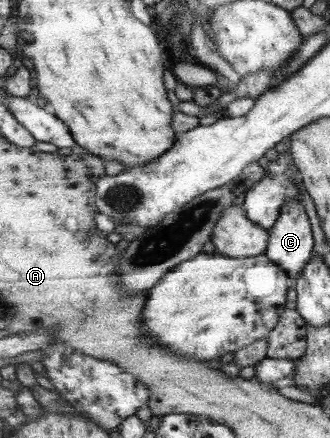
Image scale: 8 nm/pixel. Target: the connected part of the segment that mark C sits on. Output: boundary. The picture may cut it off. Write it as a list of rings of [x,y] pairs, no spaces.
[[[297,198],[290,199],[281,211],[280,218],[269,230],[269,244],[265,255],[297,280],[312,259],[312,252],[314,240],[304,206]]]

